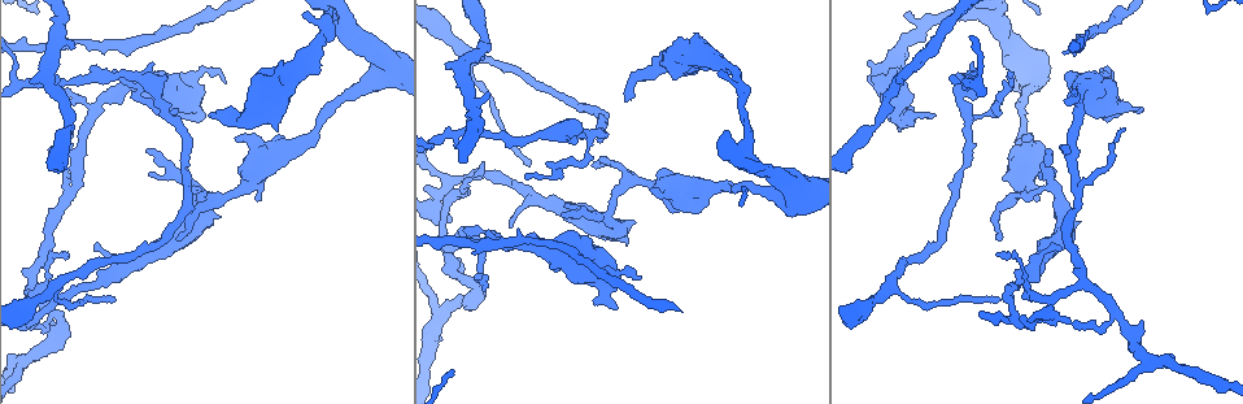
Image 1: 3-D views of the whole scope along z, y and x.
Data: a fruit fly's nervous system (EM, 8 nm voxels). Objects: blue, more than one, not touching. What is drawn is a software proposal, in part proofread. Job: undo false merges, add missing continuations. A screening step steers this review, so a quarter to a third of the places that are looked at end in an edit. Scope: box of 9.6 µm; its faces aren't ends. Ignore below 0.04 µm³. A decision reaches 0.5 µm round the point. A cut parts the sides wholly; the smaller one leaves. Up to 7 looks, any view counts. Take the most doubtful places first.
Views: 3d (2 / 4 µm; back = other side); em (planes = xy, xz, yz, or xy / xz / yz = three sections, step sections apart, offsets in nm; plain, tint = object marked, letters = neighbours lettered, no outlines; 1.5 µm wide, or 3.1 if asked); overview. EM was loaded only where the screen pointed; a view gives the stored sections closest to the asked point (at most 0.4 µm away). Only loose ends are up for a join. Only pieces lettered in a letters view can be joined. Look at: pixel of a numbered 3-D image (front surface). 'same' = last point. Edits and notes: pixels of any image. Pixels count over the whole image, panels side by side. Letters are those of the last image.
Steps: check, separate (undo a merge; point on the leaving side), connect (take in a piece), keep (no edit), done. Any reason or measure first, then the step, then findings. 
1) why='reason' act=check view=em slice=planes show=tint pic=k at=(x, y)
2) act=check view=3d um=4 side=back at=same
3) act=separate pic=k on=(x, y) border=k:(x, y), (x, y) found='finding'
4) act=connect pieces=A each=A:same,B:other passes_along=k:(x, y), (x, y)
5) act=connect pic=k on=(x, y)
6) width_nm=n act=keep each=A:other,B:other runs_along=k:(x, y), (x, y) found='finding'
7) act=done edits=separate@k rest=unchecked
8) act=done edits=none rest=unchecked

why='sudden change in width' act=check view=em slice=xy step=4 show=letters pic=1 at=(860, 310)

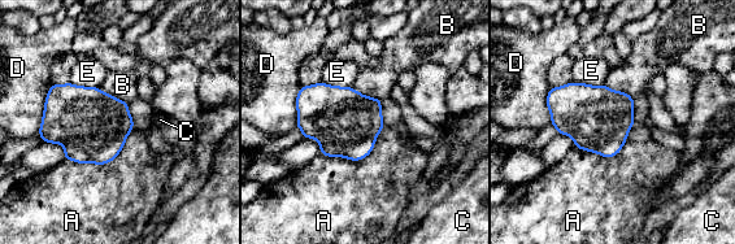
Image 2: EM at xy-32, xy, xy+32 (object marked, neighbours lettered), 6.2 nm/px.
why='cut it another way' act=check view=em slice=planes show=letters at=same

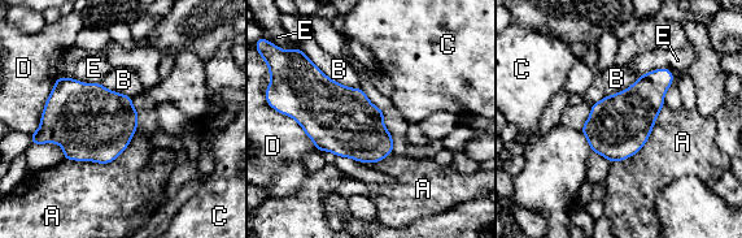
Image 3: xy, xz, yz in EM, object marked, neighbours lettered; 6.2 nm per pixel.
width_nm=380 act=keep each=A:other,B:other,C:other,D:other,E:other border=3:(136, 128), (108, 163), (64, 160) found='all the same neuron'

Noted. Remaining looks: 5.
act=check view=3d um=4 pic=1 at=(35, 280)

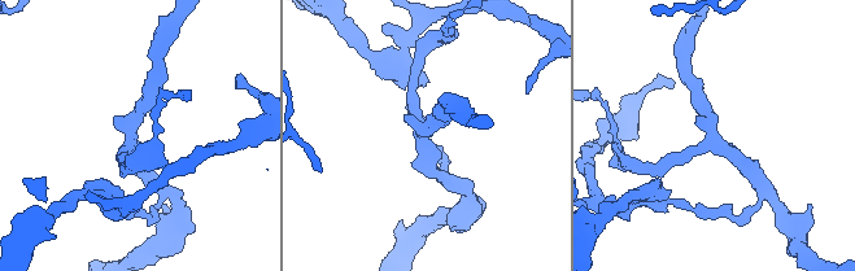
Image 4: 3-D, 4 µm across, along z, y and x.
arms=3 arm_widths_nm=190,200,220 why='now the EM' act=check view=em slice=planes show=tint pic=4 at=(426, 133)

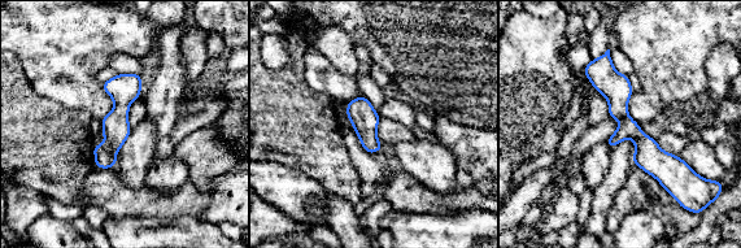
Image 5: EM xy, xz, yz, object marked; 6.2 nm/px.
act=check view=em slice=planes show=letters at=same

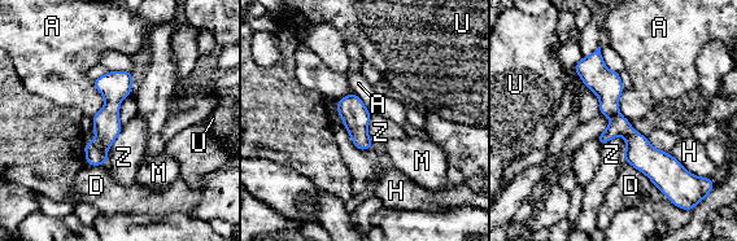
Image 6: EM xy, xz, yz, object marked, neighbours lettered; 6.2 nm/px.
width_nm=190 act=keep each=A:other,D:other,H:other,M:other,U:other,Z:other border=6:(92, 80), (104, 105), (91, 117) found='one neuron here'

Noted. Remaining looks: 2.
why='sudden change in width' act=check view=em slice=planes show=plain pic=1 at=(64, 146)

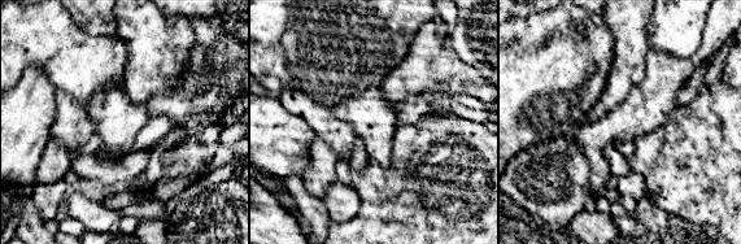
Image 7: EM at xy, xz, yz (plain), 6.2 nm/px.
why='what lies round it' act=check view=em slice=planes show=letters at=same

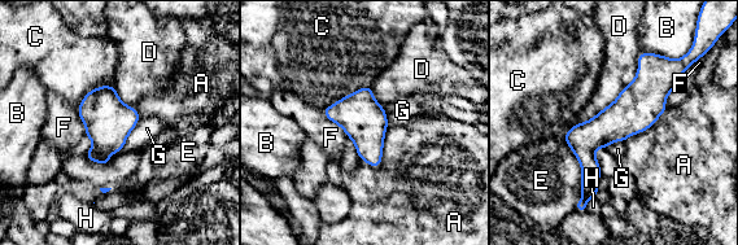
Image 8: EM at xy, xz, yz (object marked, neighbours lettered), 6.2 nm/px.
act=keep each=A:other,B:other,C:other,D:other,E:other,F:other,G:other,H:other runs_along=8:(650, 56), (650, 86), (589, 147), (585, 195) found='all the same neuron'

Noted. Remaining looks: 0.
act=done edits=none rest=unchecked

